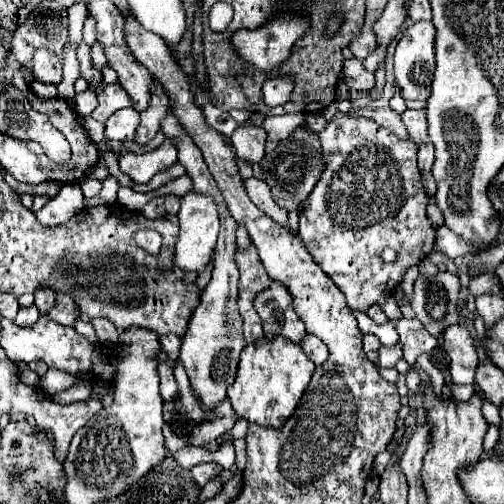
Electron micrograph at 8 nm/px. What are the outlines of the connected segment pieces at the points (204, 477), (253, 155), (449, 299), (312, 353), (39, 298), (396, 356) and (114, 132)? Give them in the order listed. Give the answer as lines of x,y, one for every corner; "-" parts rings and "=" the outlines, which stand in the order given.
215,462
198,464
192,468
192,478
194,478
196,486
202,490
206,483
216,476
220,470
223,470
222,466
=
238,126
230,136
236,154
246,162
260,162
266,148
266,130
258,126
=
440,272
434,278
420,274
416,278
410,306
432,336
438,338
440,332
458,322
460,314
456,312
456,300
460,288
458,276
450,272
=
306,334
300,344
302,344
306,356
308,356
316,366
322,366
322,364
326,362
328,350
326,350
326,344
324,344
320,338
316,338
316,336
312,336
312,334
=
40,288
34,296
36,296
36,306
38,306
40,314
46,316
46,310
50,310
50,306
54,306
54,302
56,302
54,292
48,288
=
400,343
391,346
381,346
378,350
378,363
384,368
394,368
397,361
403,357
=
122,108
116,110
108,120
106,120
106,136
110,140
120,140
120,142
134,142
134,132
140,122
138,110
134,108

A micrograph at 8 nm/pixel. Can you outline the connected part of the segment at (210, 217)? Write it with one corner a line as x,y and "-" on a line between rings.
188,192
182,196
182,206
178,212
180,218
180,234
174,246
174,256
172,262
176,268
184,272
196,272
202,274
210,264
216,248
216,238
218,238
218,214
216,214
216,204
210,196

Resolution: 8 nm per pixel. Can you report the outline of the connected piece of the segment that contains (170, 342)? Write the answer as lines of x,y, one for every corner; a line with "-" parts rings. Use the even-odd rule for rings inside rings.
162,334
162,336
160,336
160,346
162,346
162,350
168,354
168,358
176,360
178,354
180,354
182,338
178,338
176,334

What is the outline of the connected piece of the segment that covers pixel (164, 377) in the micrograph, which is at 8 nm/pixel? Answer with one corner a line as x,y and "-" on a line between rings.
158,362
158,374
160,374
160,394
162,394
162,400
166,404
174,402
176,396
178,396
178,384
174,380
172,368
166,362

